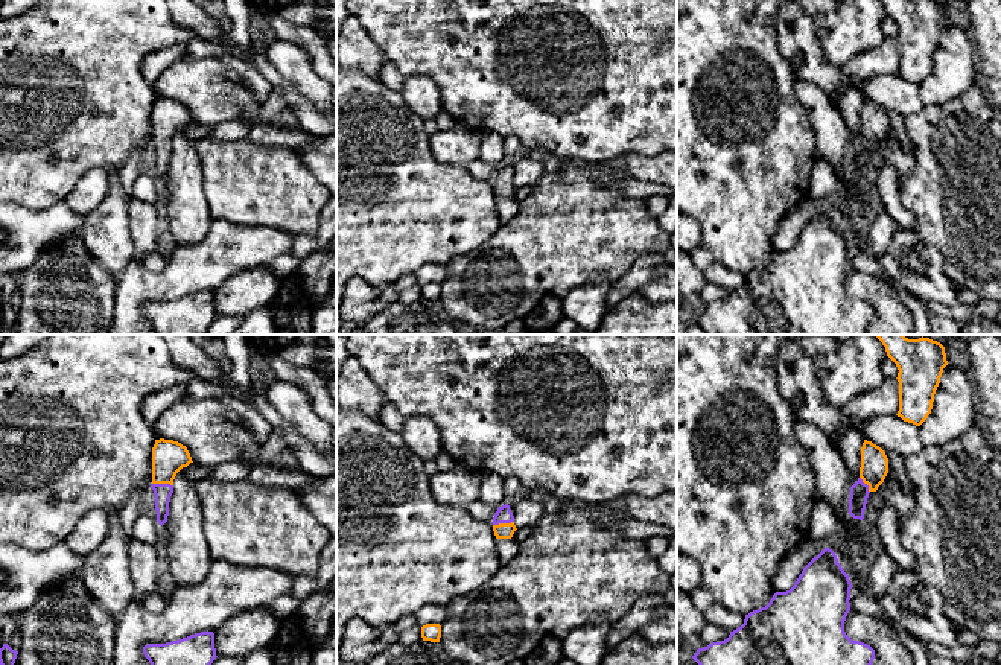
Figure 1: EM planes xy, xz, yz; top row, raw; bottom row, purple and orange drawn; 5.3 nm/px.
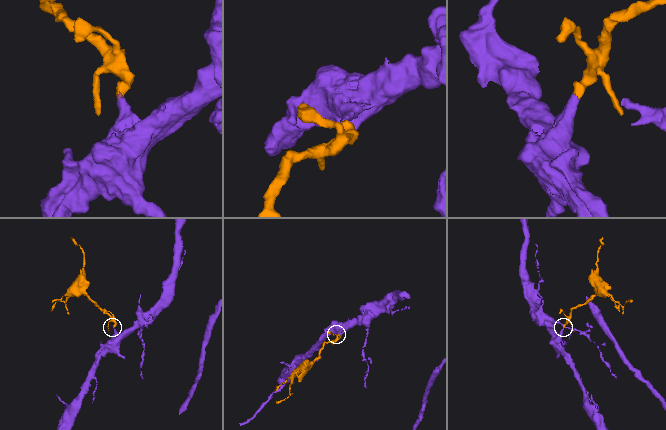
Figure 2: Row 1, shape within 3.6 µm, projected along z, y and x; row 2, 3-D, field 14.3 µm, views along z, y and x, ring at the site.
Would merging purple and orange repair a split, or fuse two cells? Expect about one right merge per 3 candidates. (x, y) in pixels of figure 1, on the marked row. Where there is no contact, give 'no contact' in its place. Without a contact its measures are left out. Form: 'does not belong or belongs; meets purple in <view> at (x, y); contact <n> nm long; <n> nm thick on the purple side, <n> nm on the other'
belongs; meets purple in xy at (163, 484); contact 110 nm long; 90 nm thick on the purple side, 180 nm on the other

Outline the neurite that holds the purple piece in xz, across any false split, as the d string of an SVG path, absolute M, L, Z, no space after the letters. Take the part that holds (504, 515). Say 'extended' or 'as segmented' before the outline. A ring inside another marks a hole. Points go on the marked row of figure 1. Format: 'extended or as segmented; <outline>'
extended; M508 504L497 508L491 523L496 539L511 539L517 530Z

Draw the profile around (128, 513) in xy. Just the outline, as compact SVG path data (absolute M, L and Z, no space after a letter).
M141 488L135 492L128 502L119 510L119 520L125 531L125 534L132 534L132 527L140 514L140 504L143 498L146 496L148 488Z

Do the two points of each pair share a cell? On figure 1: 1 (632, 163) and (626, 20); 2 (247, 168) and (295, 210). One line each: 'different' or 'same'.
1: different
2: same

